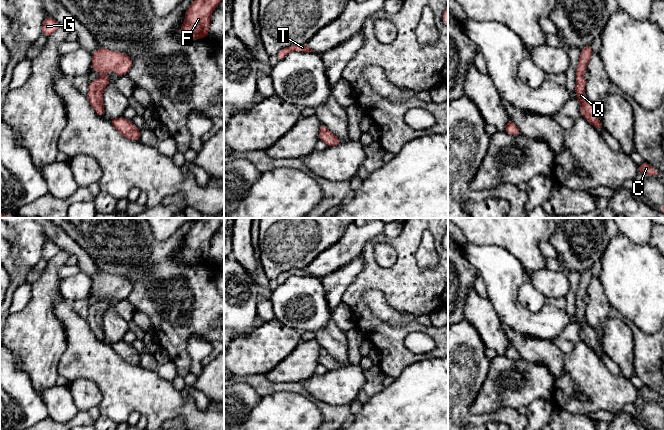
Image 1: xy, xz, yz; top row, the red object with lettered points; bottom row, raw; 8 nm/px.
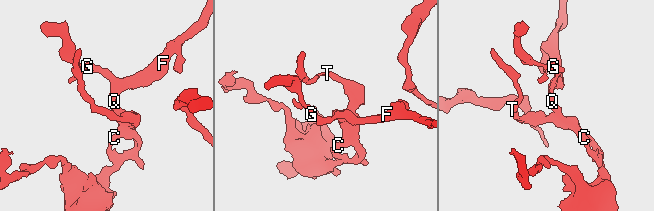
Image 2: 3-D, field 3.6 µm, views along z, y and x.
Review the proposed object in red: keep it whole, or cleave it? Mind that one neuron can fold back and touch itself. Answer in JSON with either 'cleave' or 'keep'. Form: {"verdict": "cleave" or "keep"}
{"verdict": "keep"}

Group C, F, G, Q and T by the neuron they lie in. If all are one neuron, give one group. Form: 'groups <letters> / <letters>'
groups C F G Q T

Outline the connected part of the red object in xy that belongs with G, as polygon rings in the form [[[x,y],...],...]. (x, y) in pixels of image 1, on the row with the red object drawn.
[[[46,17],[42,24],[42,34],[49,37],[60,28],[60,24],[52,17]]]

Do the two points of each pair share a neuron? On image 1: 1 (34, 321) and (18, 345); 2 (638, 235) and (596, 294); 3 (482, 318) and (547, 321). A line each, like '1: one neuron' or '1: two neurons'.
1: one neuron
2: two neurons
3: two neurons

